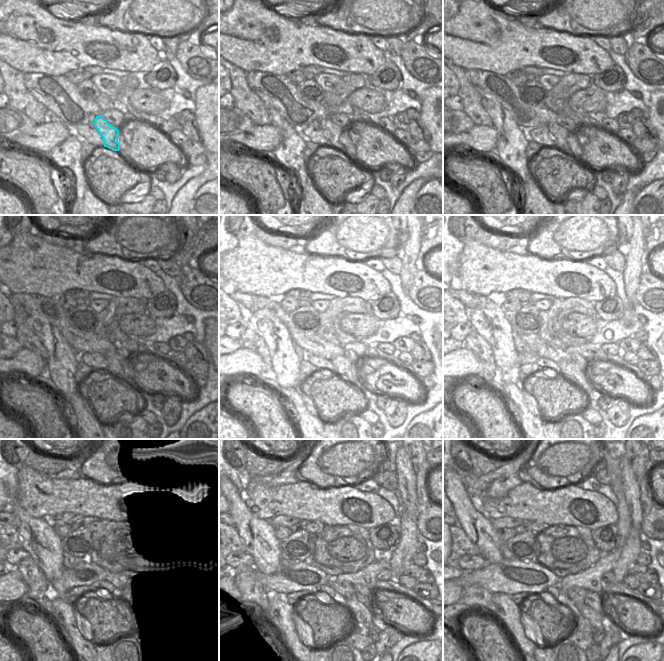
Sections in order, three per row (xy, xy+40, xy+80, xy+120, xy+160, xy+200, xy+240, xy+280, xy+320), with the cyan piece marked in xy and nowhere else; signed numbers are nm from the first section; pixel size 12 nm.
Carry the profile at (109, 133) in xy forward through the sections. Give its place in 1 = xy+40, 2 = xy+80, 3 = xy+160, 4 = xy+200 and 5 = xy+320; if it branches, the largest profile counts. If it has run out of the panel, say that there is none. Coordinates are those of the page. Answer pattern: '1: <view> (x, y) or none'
1: xy+40 (334, 134)
2: xy+80 (563, 140)
3: xy+160 (344, 368)
4: xy+200 (568, 368)
5: xy+320 (595, 620)

